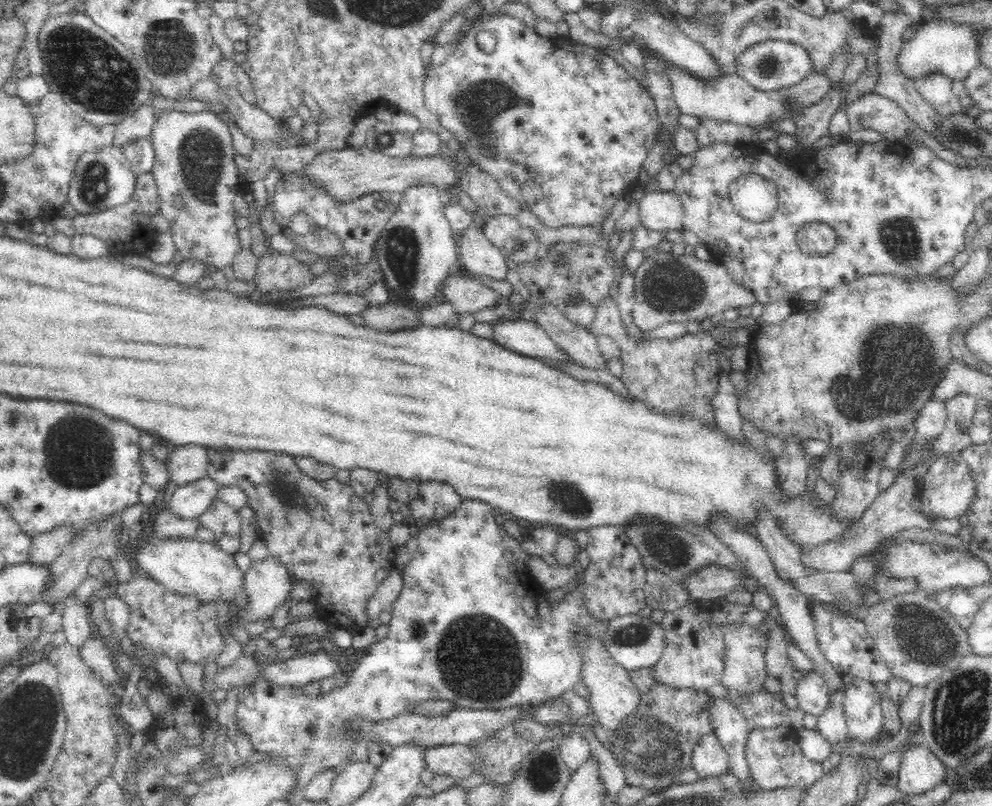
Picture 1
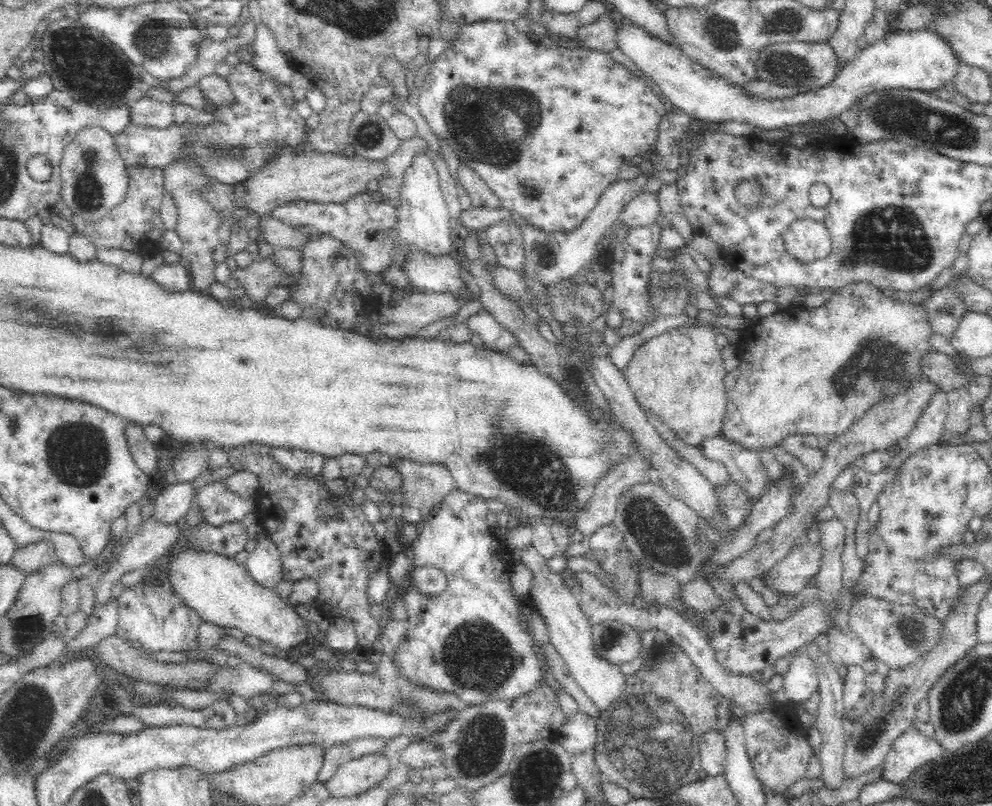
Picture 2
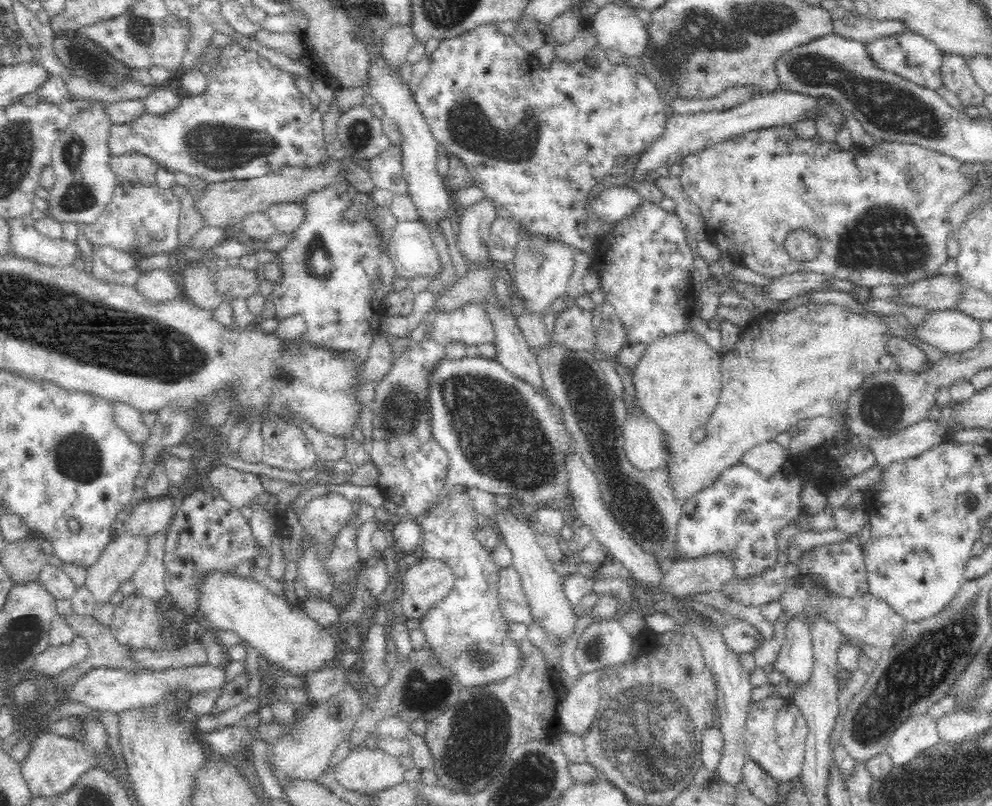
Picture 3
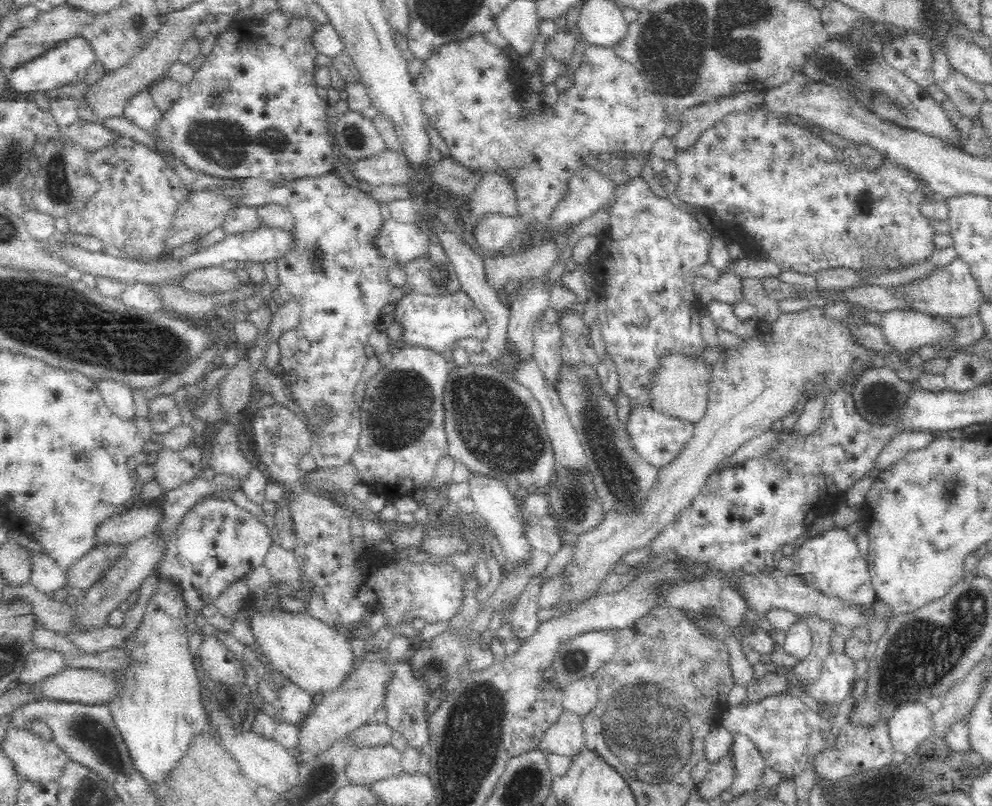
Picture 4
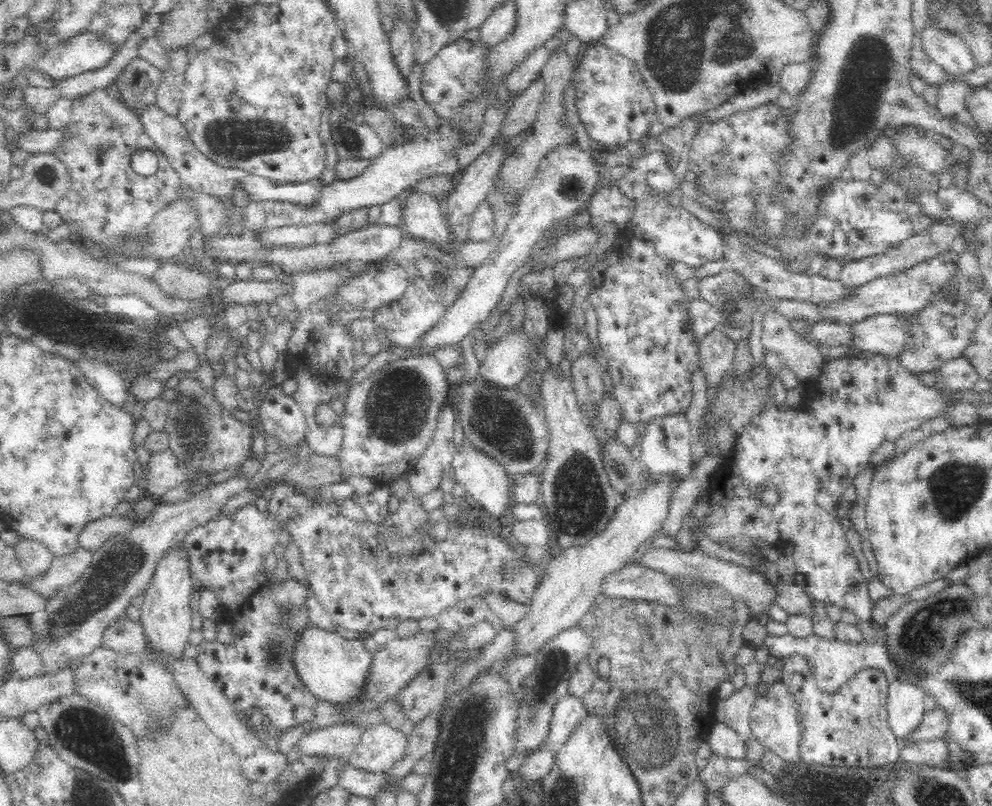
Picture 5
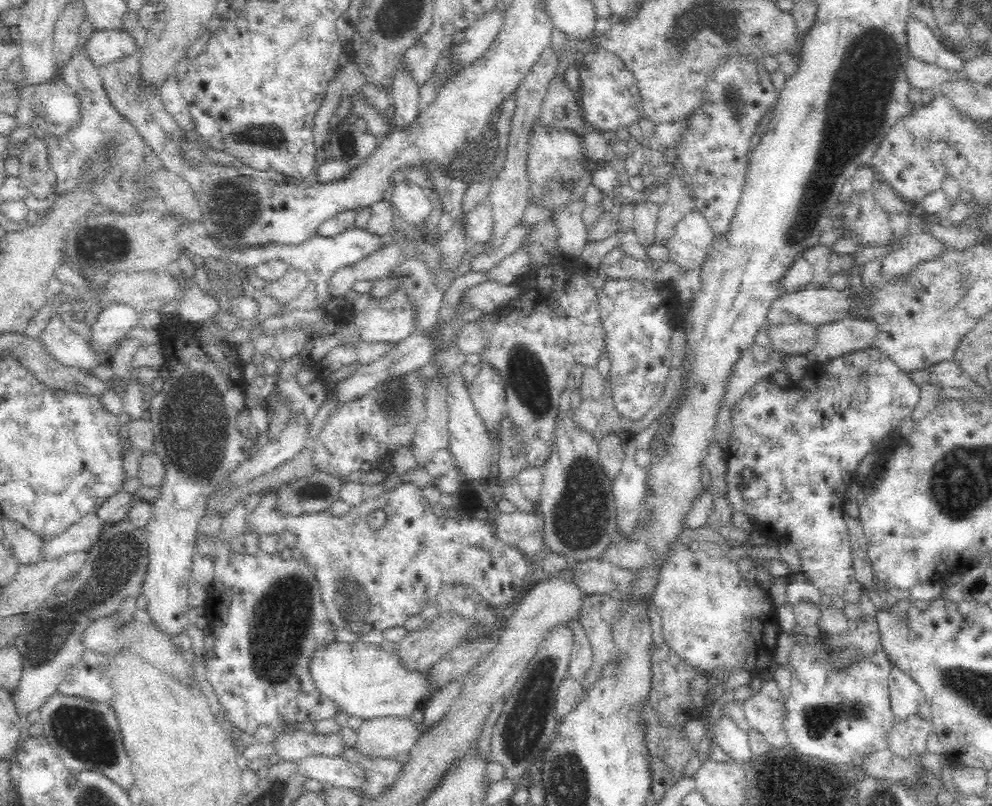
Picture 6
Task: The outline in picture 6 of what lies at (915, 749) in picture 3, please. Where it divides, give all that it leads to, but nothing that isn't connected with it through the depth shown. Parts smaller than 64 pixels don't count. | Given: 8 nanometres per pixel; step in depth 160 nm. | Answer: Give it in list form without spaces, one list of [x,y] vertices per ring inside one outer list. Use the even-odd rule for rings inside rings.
[[[892,663],[889,692],[895,720],[917,714],[917,708],[926,701],[926,696],[914,678]]]

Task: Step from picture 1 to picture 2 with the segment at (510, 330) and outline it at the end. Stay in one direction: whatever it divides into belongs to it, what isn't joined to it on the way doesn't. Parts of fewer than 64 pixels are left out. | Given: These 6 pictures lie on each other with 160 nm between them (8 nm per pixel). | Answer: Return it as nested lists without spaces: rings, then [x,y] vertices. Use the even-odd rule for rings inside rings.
[[[478,310],[466,320],[470,336],[478,334],[484,348],[504,352],[509,346],[516,345],[512,334],[508,332],[488,311]]]

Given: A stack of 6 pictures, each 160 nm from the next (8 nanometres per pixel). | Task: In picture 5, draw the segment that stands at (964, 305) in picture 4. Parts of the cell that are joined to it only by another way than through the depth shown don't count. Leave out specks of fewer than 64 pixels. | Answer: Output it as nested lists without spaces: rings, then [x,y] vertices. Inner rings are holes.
[[[946,248],[944,252],[924,258],[922,262],[916,262],[908,268],[902,268],[898,272],[886,274],[886,276],[878,276],[870,282],[860,286],[848,288],[844,298],[838,300],[820,300],[820,302],[811,302],[820,320],[838,324],[852,324],[852,322],[860,322],[866,317],[877,314],[893,314],[894,312],[911,312],[917,310],[925,304],[928,296],[932,296],[932,290],[936,288],[942,281],[948,280],[949,273],[958,262],[958,253]]]

